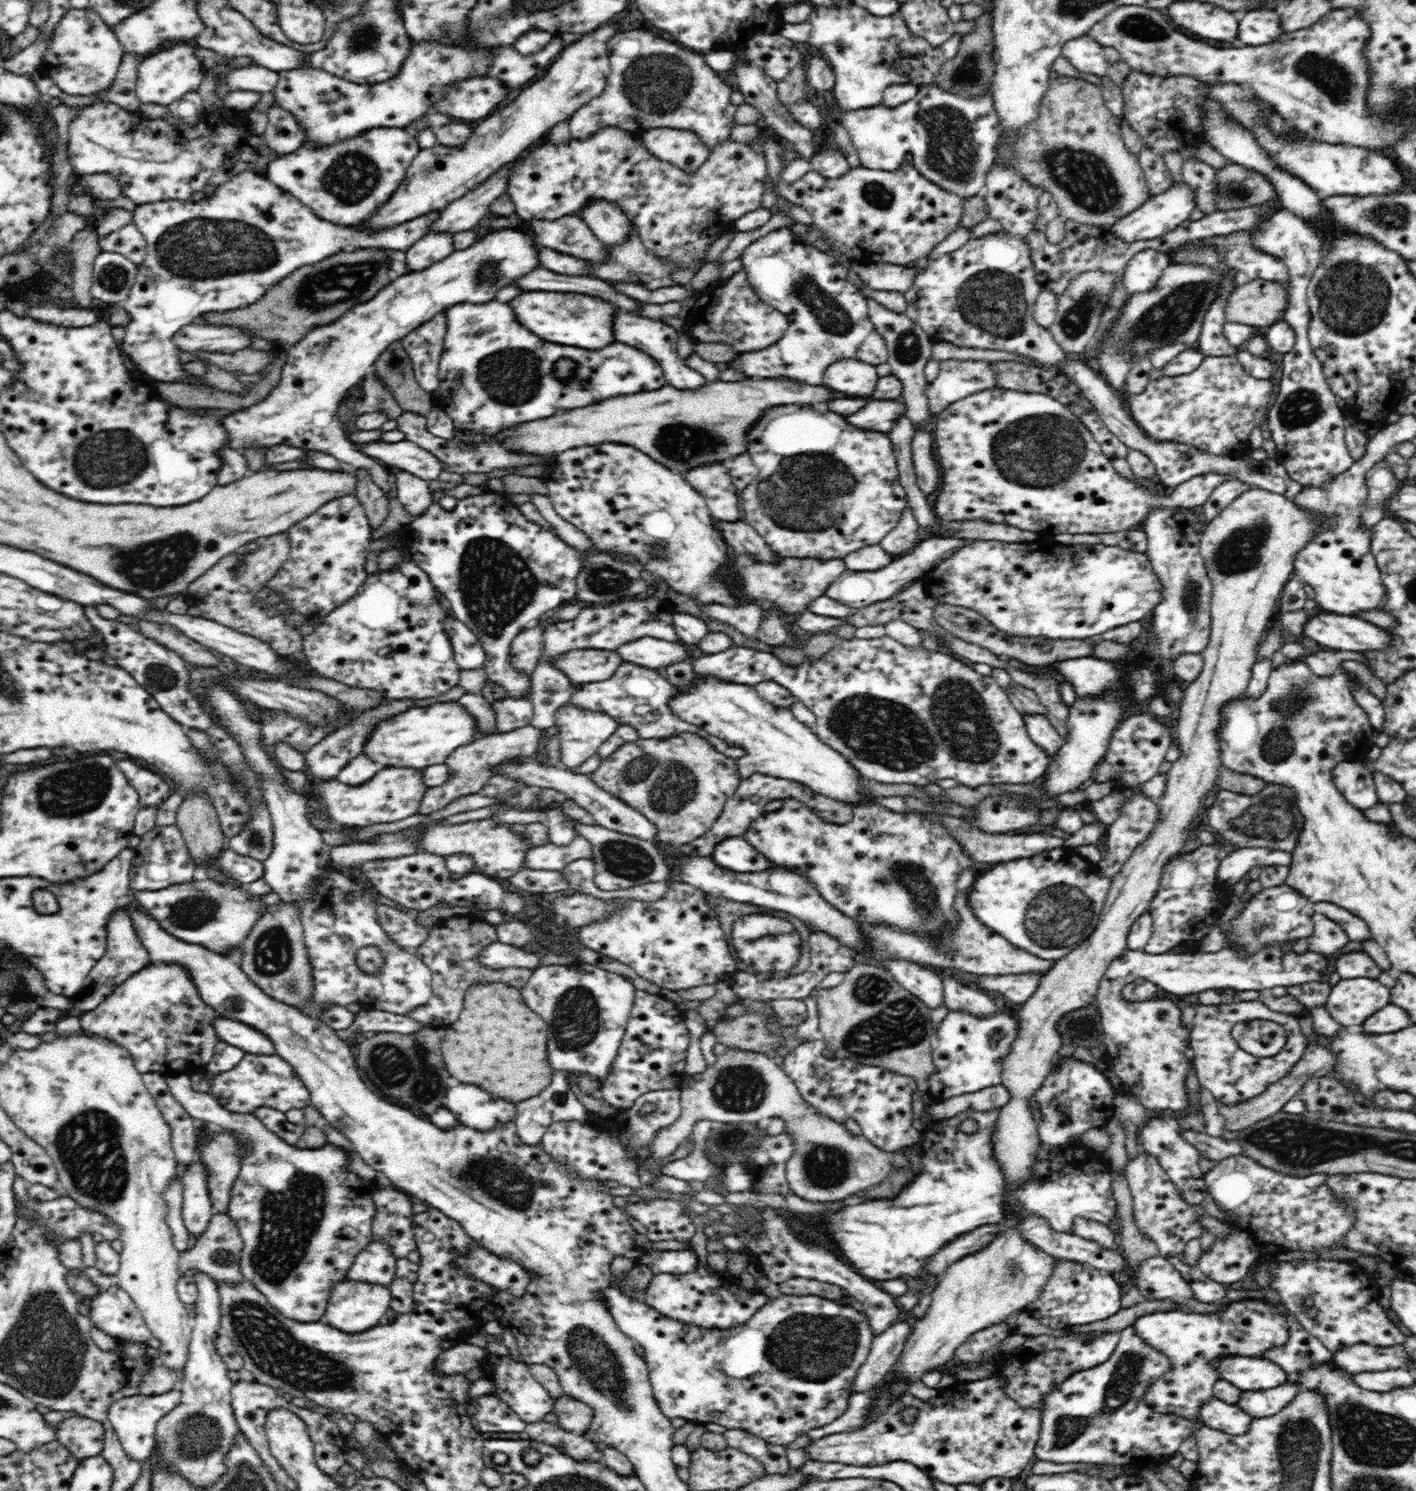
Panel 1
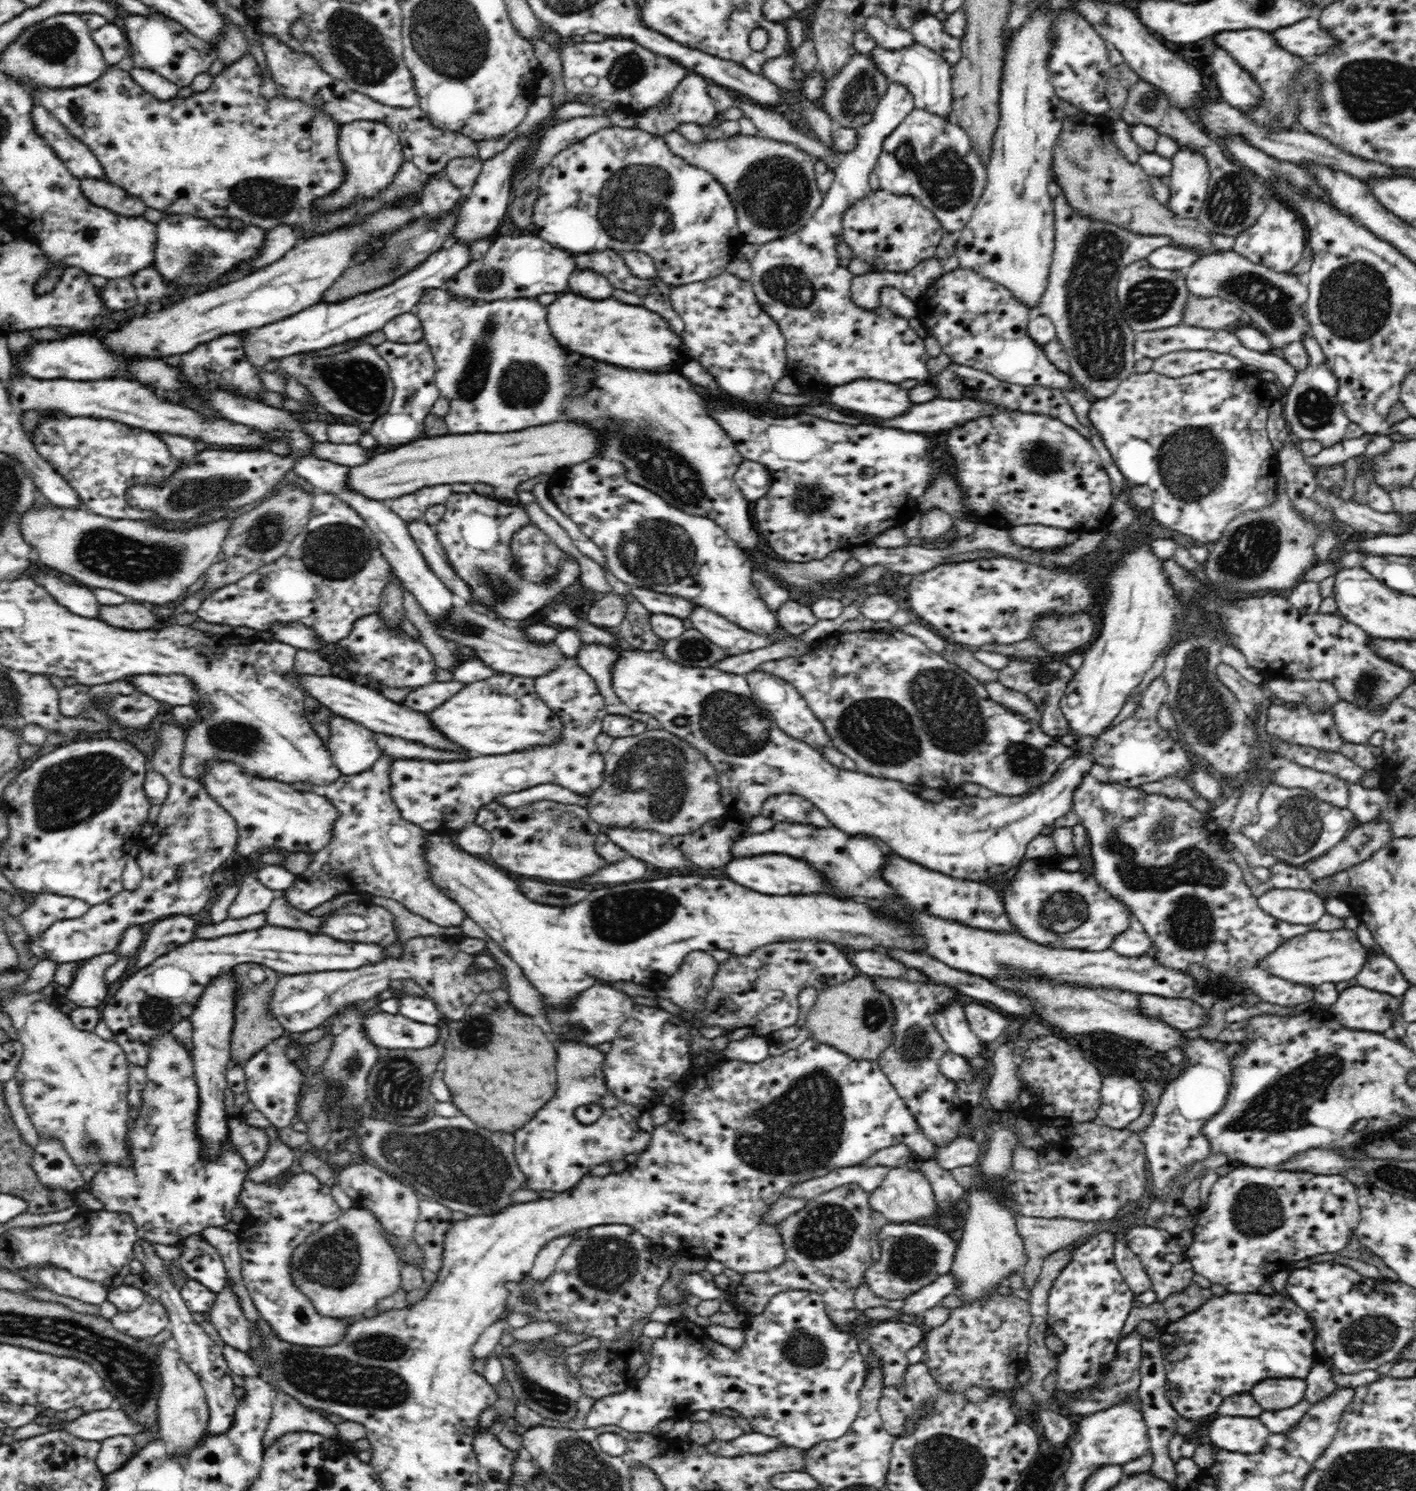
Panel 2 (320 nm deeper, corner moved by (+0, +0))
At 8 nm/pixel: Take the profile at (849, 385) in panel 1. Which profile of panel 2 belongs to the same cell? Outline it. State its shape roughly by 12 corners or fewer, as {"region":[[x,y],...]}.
{"region":[[872,379],[853,380],[828,395],[882,420],[906,416],[909,390]]}

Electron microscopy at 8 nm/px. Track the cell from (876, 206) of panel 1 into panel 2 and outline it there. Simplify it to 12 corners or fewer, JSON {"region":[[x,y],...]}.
{"region":[[878,189],[844,214],[842,234],[876,272],[934,257],[943,236],[912,195]]}

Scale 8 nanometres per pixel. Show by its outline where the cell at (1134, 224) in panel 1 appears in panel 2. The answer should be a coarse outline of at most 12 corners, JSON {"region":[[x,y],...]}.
{"region":[[1179,144],[1170,158],[1168,209],[1197,219],[1210,169]]}

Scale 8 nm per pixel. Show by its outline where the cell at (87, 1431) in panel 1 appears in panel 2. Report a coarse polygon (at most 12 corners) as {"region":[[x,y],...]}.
{"region":[[130,1436],[102,1440],[96,1458],[100,1472],[110,1474],[134,1456]]}

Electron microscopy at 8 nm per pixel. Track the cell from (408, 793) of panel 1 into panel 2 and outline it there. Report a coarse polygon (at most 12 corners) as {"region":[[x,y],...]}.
{"region":[[567,657],[533,681],[563,720],[553,745],[466,760],[396,759],[404,820],[448,835],[483,806],[554,783],[588,796],[609,712]]}

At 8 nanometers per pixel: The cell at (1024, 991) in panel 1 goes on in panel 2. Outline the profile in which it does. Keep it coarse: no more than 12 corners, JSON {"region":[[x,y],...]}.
{"region":[[858,950],[851,964],[860,976],[905,978],[929,982],[886,953]]}

